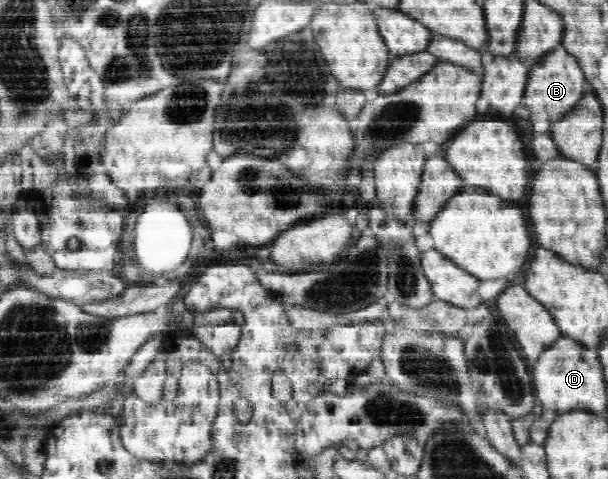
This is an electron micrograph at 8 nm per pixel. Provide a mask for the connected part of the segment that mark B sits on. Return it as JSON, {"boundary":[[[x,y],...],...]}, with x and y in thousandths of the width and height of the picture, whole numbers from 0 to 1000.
{"boundary":[[[924,96],[901,109],[870,150],[859,217],[873,230],[873,259],[880,278],[903,278],[903,267],[923,251],[965,190],[962,152],[956,146],[949,119],[936,113]]]}

